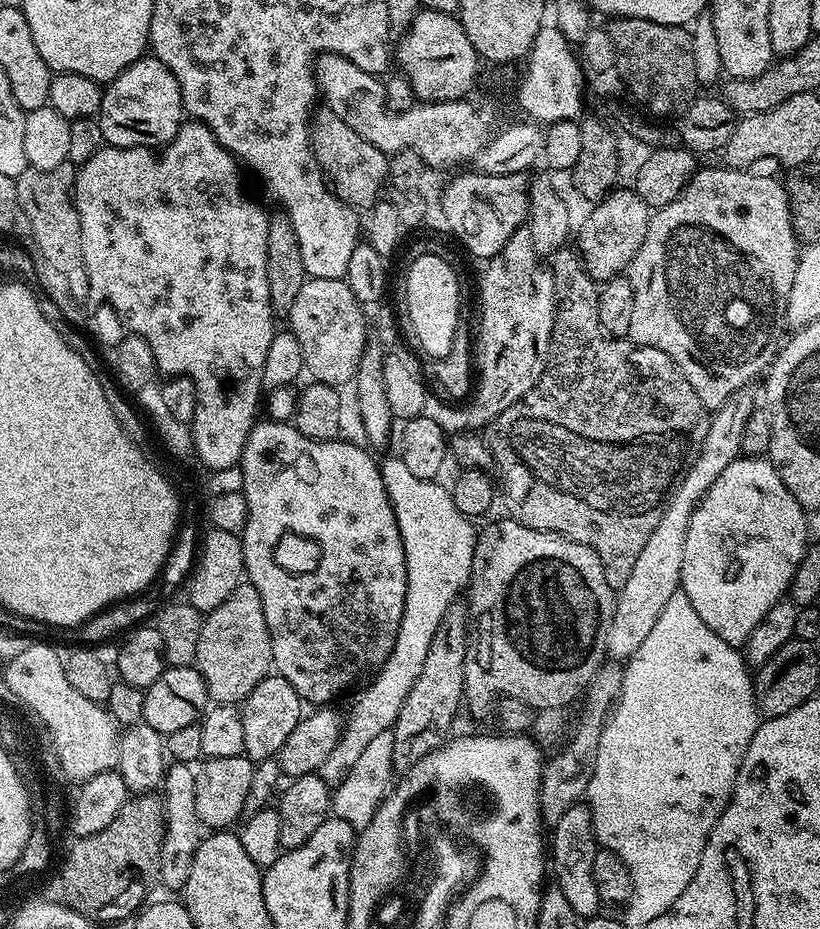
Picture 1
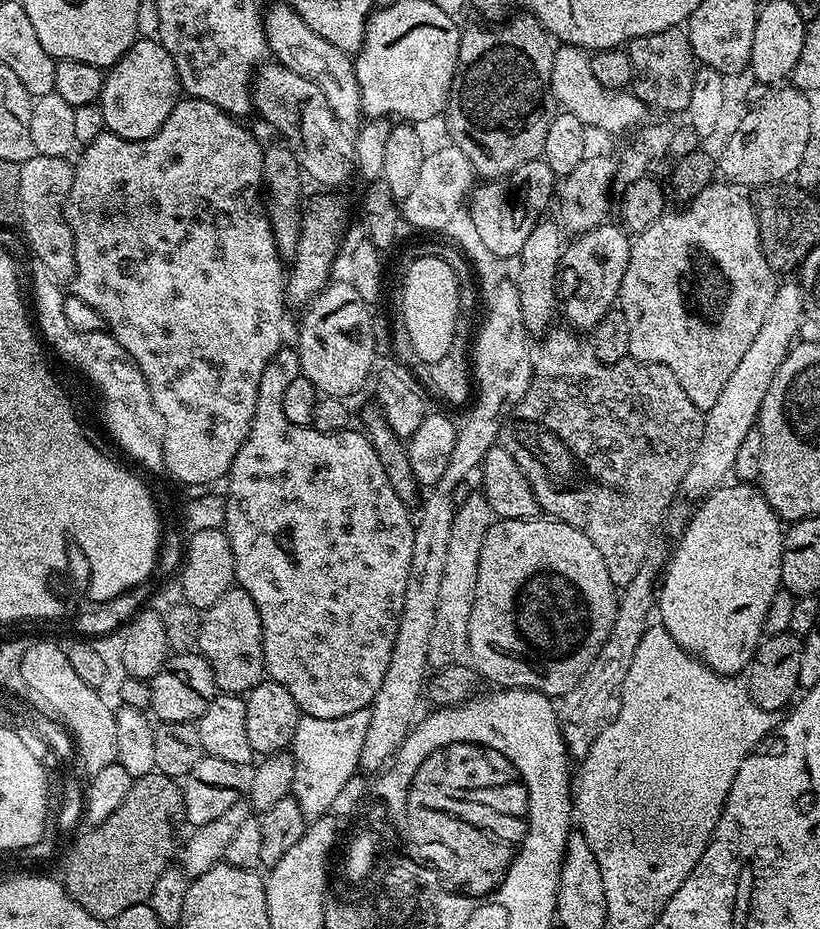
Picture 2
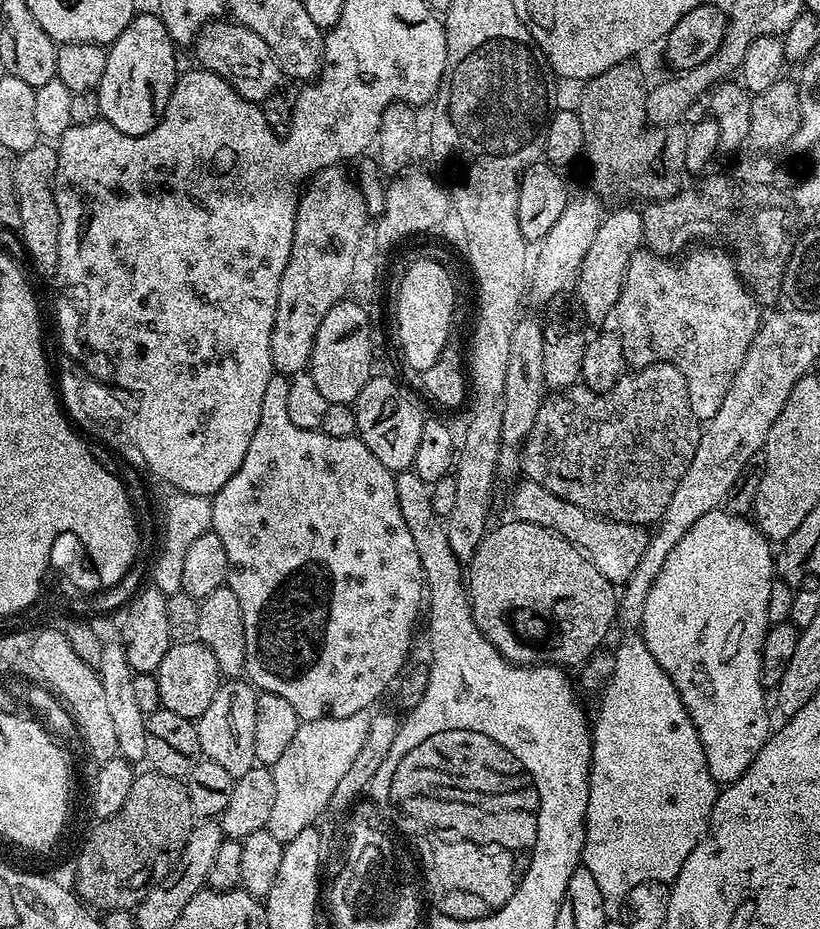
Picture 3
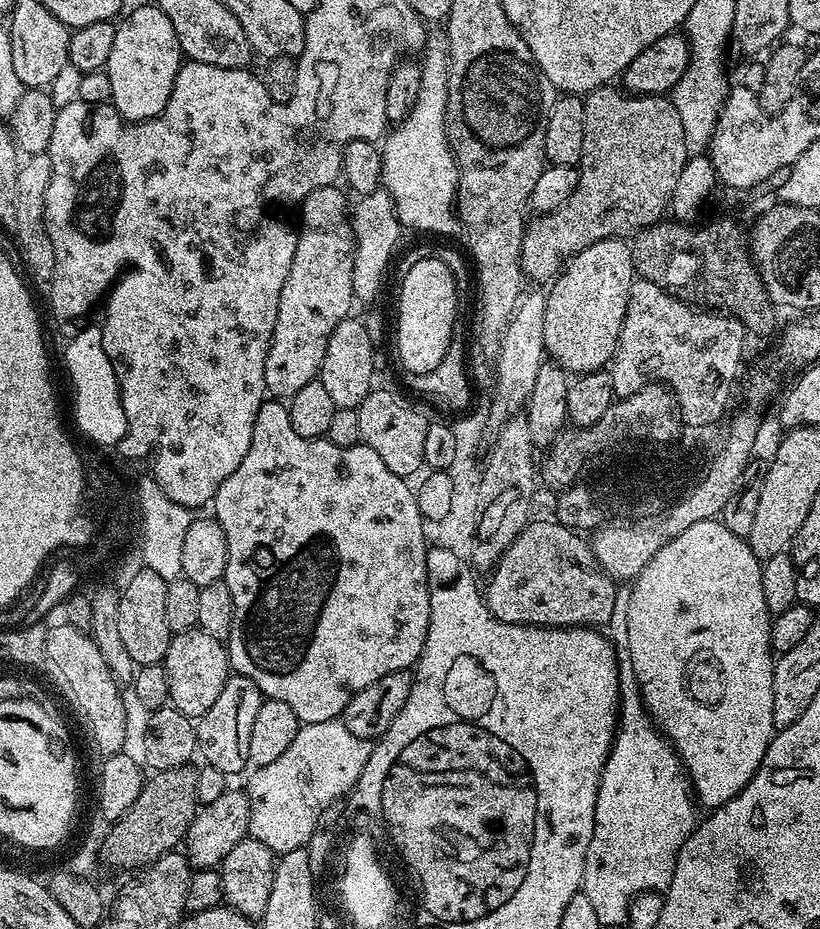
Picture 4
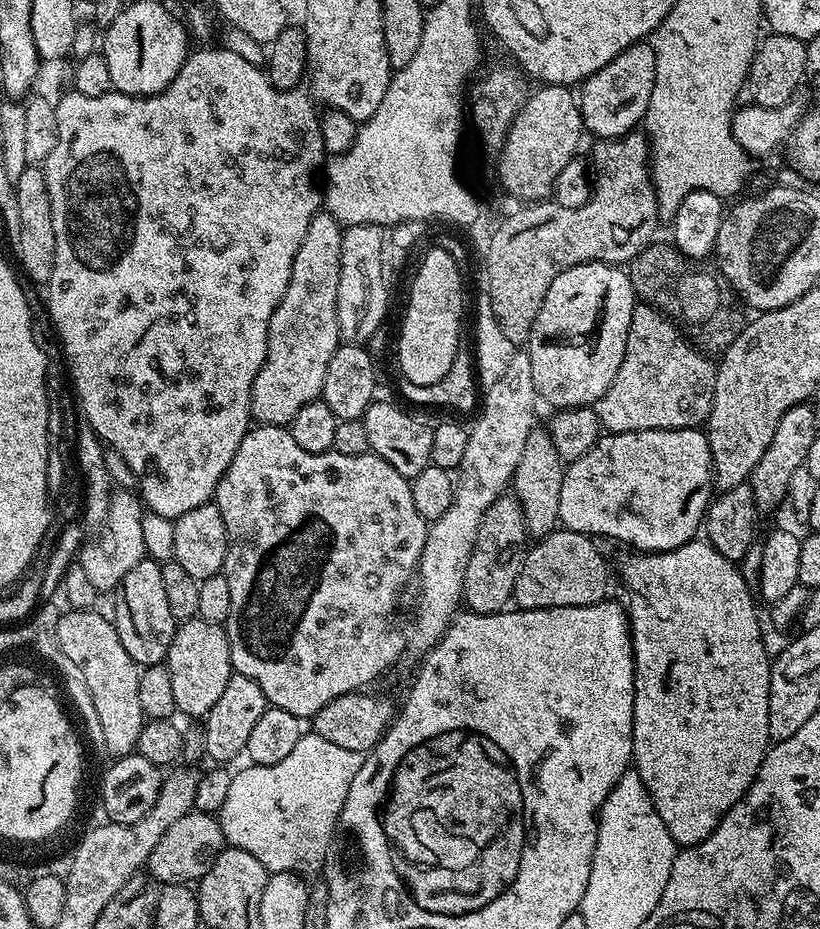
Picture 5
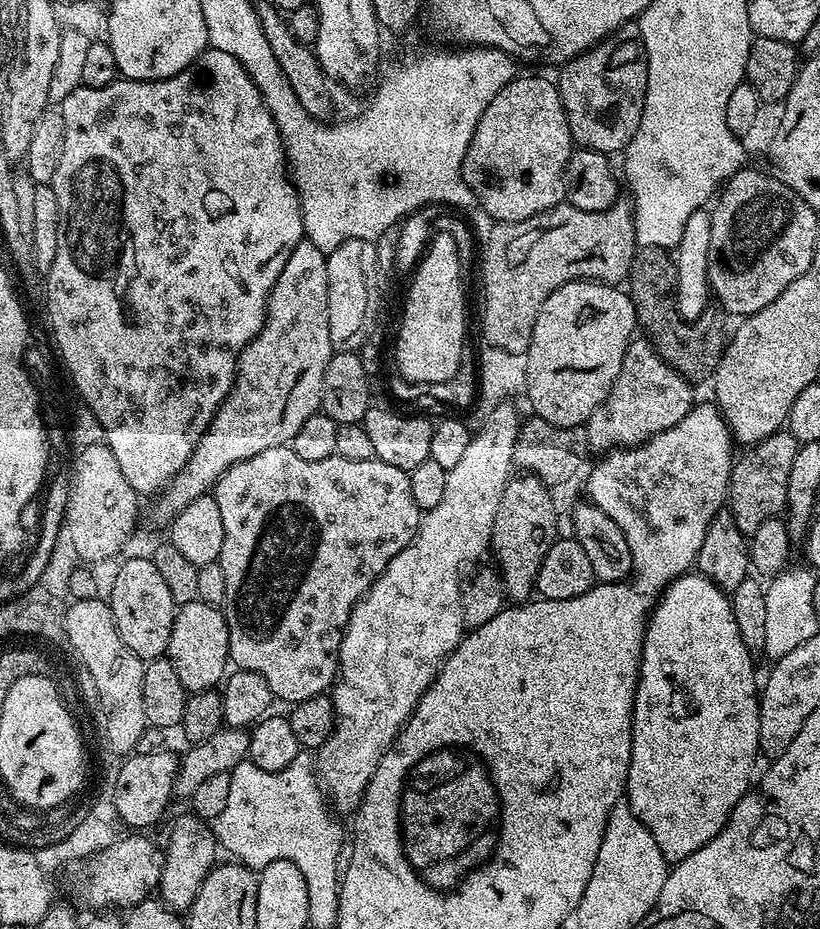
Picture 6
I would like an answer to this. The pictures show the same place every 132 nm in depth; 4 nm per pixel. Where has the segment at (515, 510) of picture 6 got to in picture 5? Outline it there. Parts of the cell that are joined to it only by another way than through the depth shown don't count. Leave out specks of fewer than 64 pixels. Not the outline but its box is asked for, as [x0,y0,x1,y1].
[510,426,565,537]

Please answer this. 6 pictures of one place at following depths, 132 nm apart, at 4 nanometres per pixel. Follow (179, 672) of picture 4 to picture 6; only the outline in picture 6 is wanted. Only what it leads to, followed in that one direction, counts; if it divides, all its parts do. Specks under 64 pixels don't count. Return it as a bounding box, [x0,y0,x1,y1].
[166,600,230,694]

